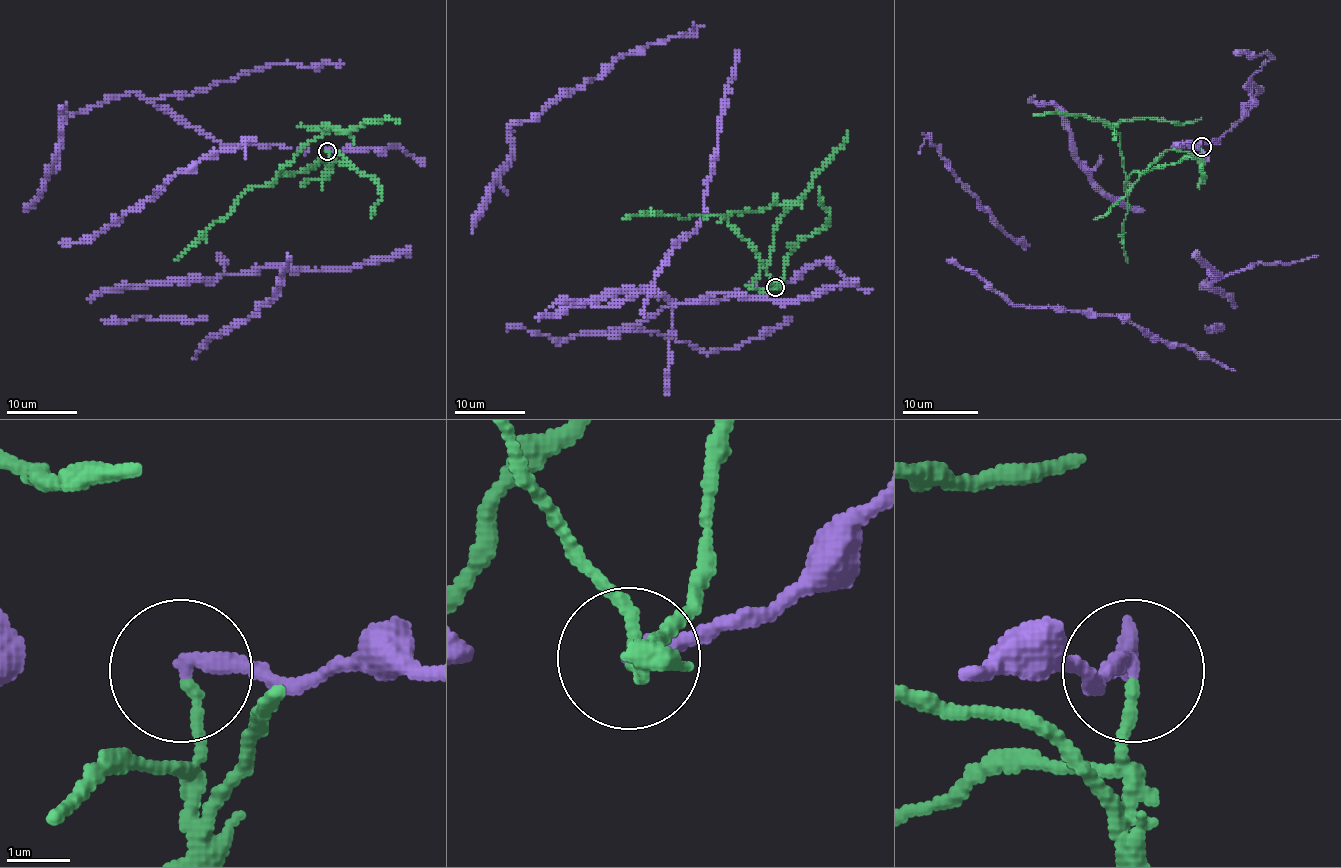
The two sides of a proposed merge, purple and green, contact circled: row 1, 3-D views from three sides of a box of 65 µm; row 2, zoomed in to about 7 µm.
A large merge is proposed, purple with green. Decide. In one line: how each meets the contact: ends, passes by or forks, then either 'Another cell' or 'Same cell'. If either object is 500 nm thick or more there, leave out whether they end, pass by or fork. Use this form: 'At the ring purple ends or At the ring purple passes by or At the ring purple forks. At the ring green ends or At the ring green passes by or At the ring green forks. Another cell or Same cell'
At the ring purple ends. At the ring green ends. Another cell

